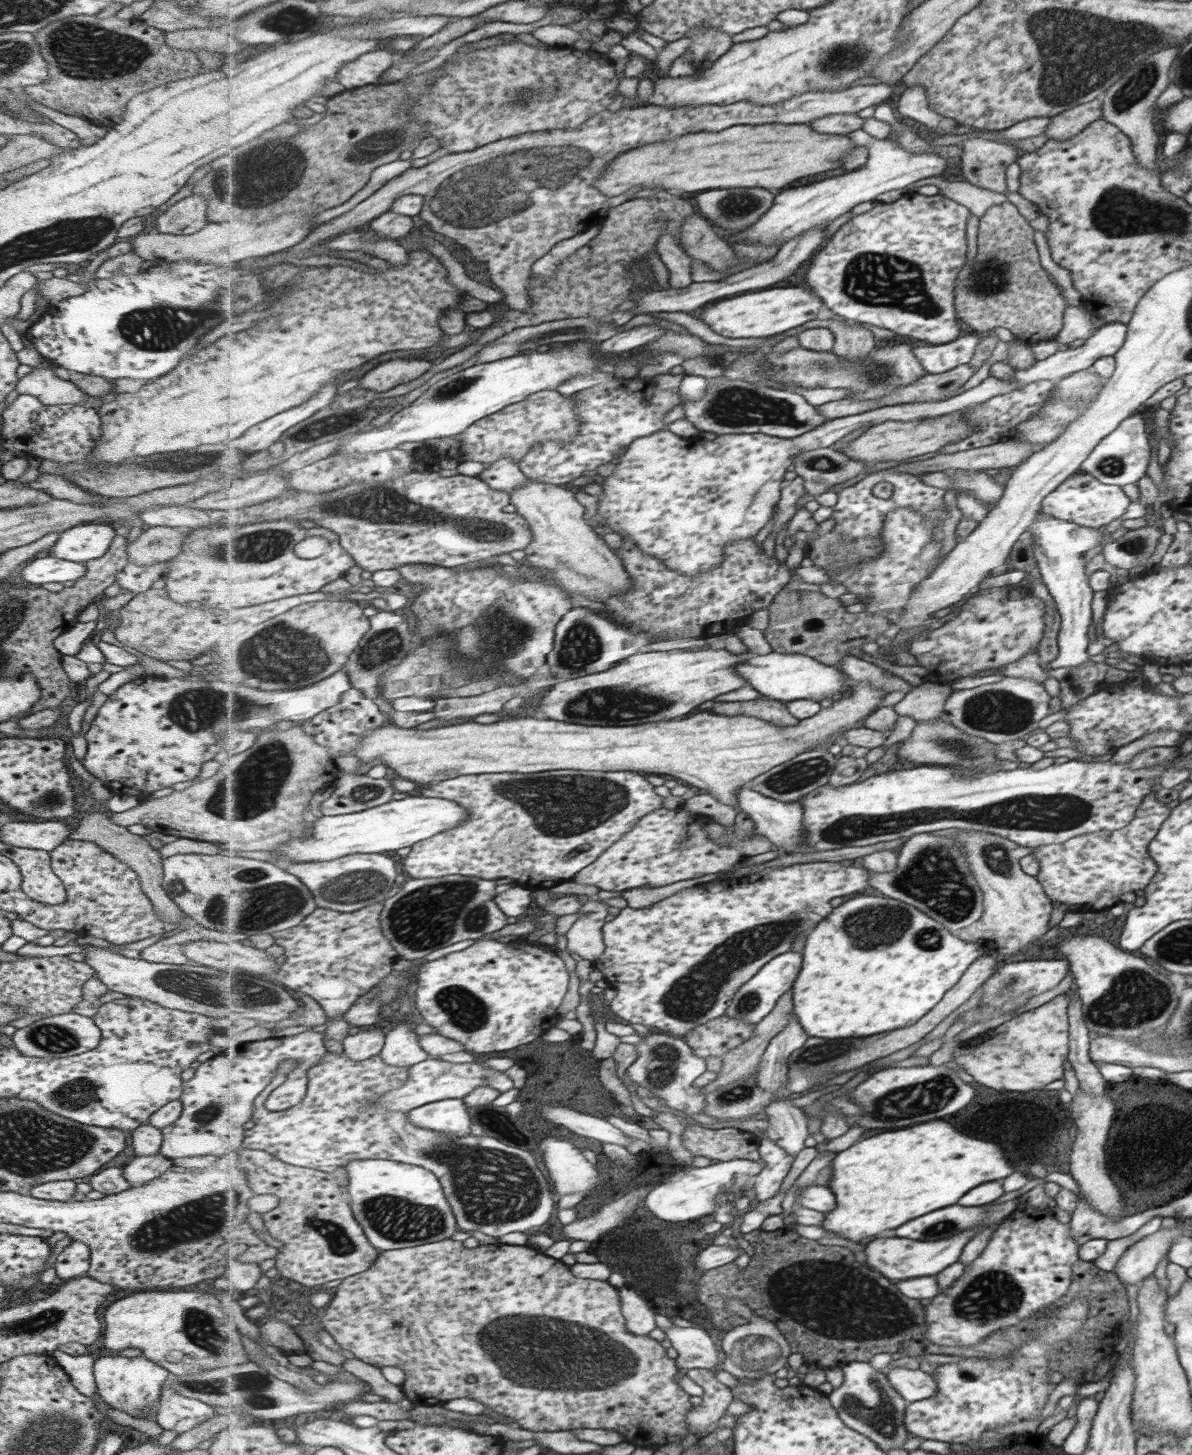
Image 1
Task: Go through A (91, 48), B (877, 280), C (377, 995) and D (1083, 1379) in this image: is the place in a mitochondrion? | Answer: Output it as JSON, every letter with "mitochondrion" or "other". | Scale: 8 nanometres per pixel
{"A":"mitochondrion","B":"mitochondrion","C":"mitochondrion","D":"other"}

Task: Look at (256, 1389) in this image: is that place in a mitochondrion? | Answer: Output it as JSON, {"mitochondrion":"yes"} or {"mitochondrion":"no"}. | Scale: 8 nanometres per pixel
{"mitochondrion":"yes"}

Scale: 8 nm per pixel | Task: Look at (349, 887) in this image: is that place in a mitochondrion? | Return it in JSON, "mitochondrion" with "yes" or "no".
{"mitochondrion":"yes"}

